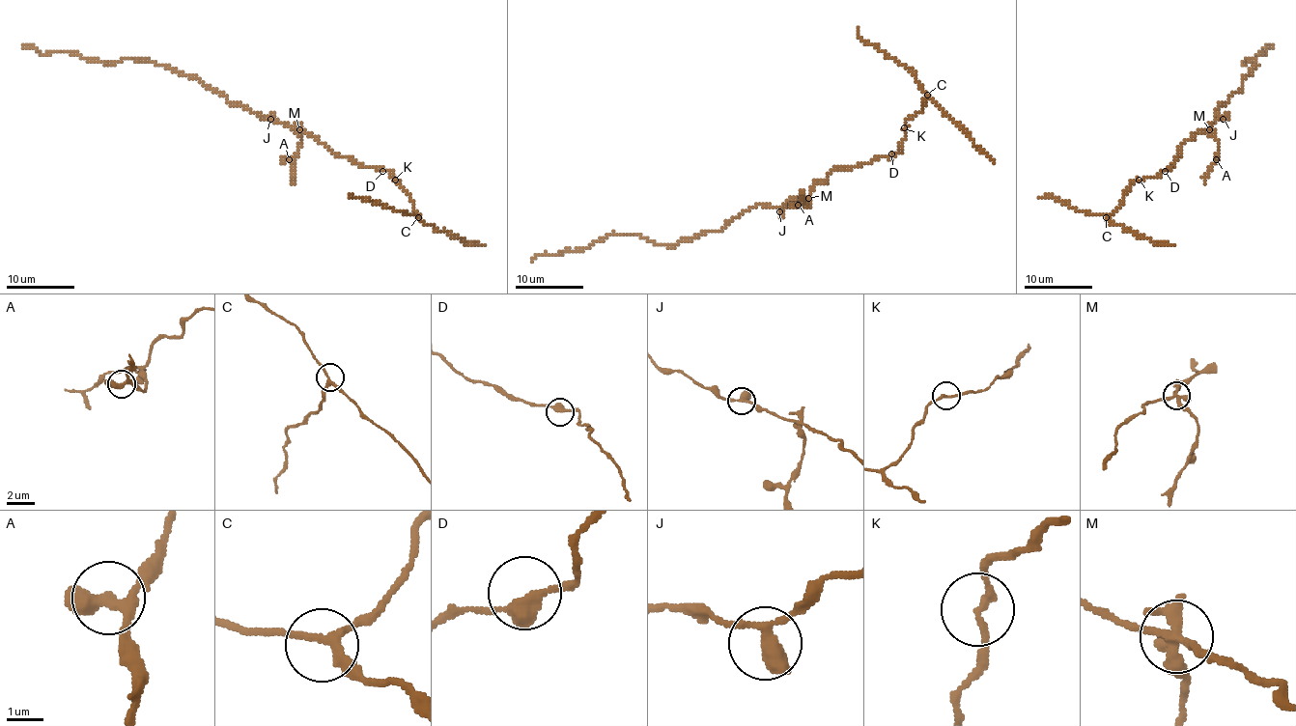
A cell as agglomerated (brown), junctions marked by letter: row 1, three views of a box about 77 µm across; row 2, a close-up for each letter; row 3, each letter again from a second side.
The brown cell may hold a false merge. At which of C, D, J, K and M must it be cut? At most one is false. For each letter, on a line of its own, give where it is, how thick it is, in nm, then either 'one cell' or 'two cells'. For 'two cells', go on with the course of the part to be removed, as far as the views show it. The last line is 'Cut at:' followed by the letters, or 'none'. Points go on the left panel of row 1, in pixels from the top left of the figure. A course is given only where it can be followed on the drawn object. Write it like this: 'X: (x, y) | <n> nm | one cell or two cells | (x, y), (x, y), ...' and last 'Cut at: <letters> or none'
C: (418, 217) | 220 nm | one cell
D: (382, 171) | 360 nm | one cell
J: (270, 119) | 400 nm | one cell
K: (395, 180) | 180 nm | one cell
M: (299, 129) | 320 nm | two cells | (298, 128), (298, 154), (292, 164), (292, 183)
Cut at: M

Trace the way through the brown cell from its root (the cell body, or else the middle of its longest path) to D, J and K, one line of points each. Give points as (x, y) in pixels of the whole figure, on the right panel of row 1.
D: (1209, 125), (1205, 130), (1196, 132), (1178, 148), (1178, 155), (1165, 171)
J: (1209, 125), (1223, 119)
K: (1209, 125), (1205, 130), (1196, 132), (1178, 148), (1178, 155), (1167, 170), (1153, 178), (1140, 180)

